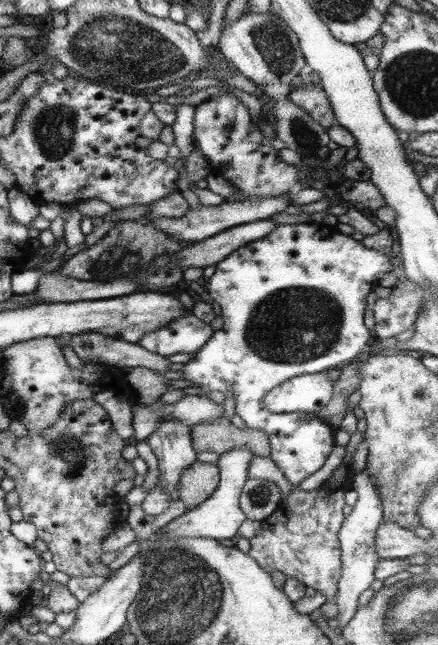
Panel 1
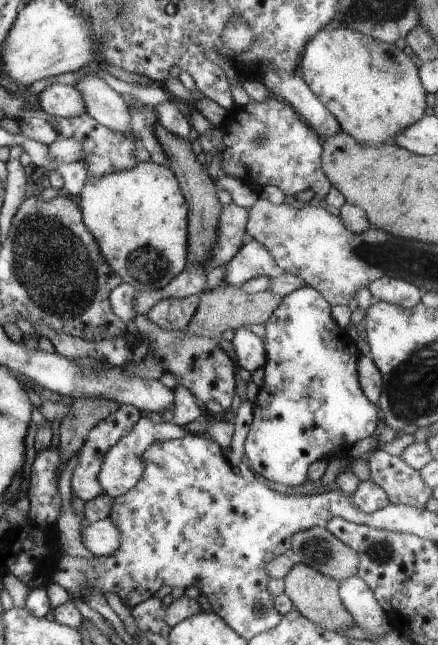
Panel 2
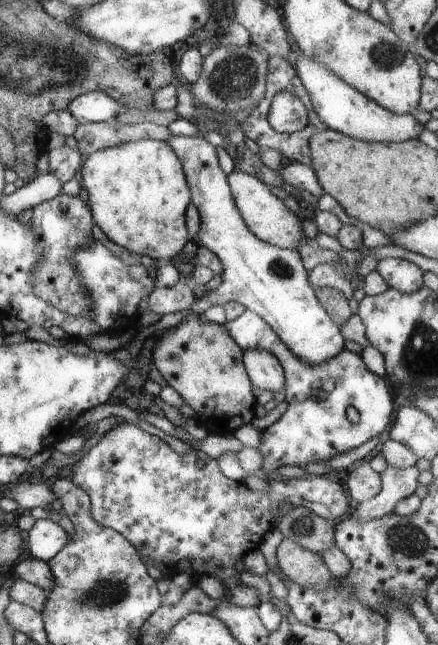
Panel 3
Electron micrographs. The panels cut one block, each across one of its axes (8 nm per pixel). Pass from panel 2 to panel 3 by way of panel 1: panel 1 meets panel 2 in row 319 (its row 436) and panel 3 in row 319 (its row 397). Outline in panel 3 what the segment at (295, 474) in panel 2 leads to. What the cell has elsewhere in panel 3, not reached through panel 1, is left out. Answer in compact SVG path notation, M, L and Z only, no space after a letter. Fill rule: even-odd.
M247 310L231 322L225 321L223 328L243 351L258 350L272 354L277 362L280 362L285 373L285 392L288 409L280 416L272 426L262 431L263 444L257 448L264 456L264 474L272 473L279 467L294 466L305 468L309 463L322 463L336 454L348 452L364 443L372 440L375 436L382 435L386 426L392 420L394 402L390 394L390 386L385 378L378 376L369 370L361 358L361 354L355 354L350 350L342 350L332 360L319 366L309 366L299 360L282 340L274 333L274 330L258 314ZM353 406L360 413L360 422L352 424L347 418L346 410Z

